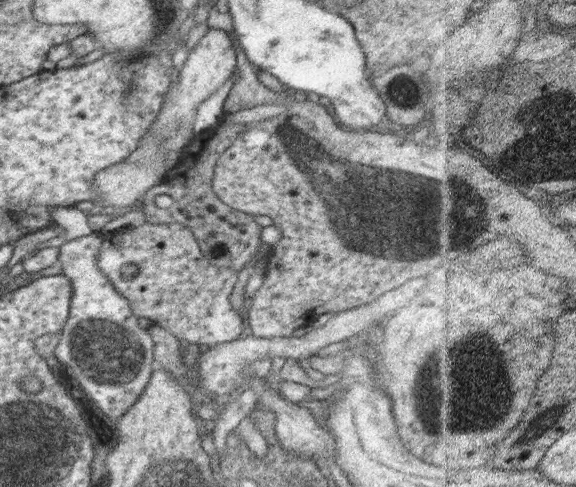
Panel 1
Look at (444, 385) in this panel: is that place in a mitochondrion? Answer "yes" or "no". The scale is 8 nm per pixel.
yes

